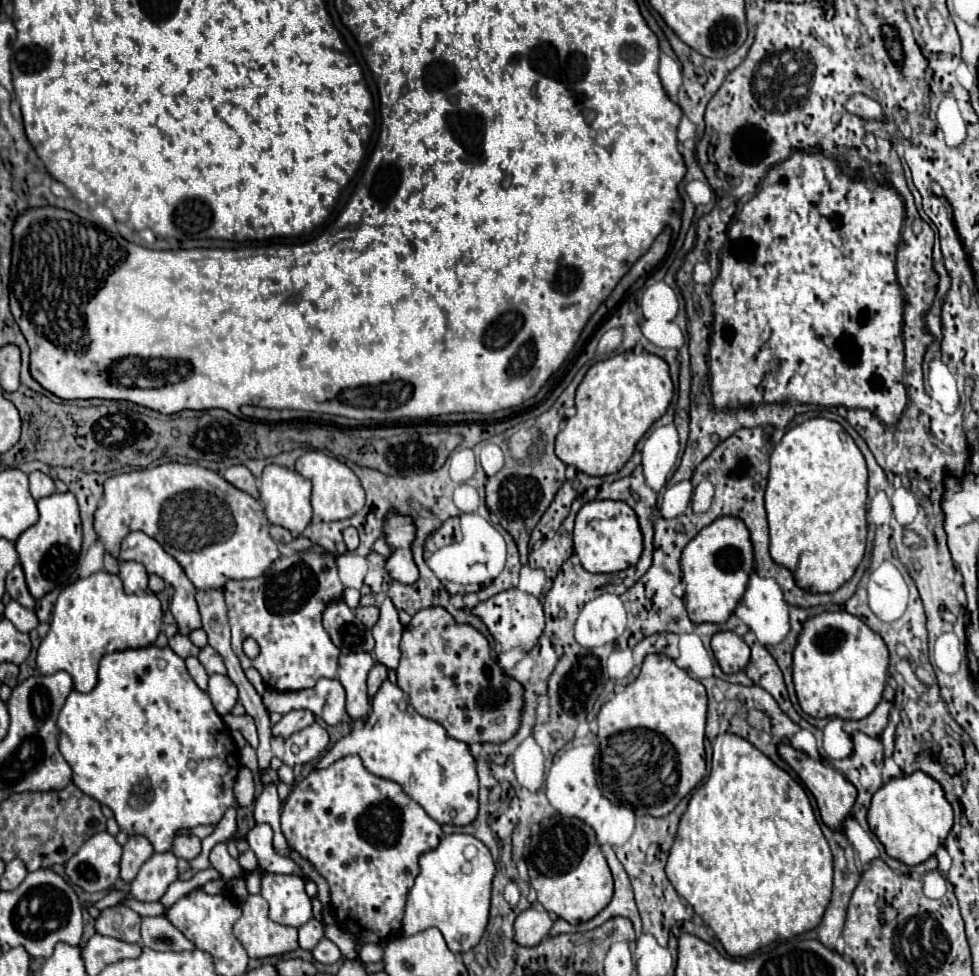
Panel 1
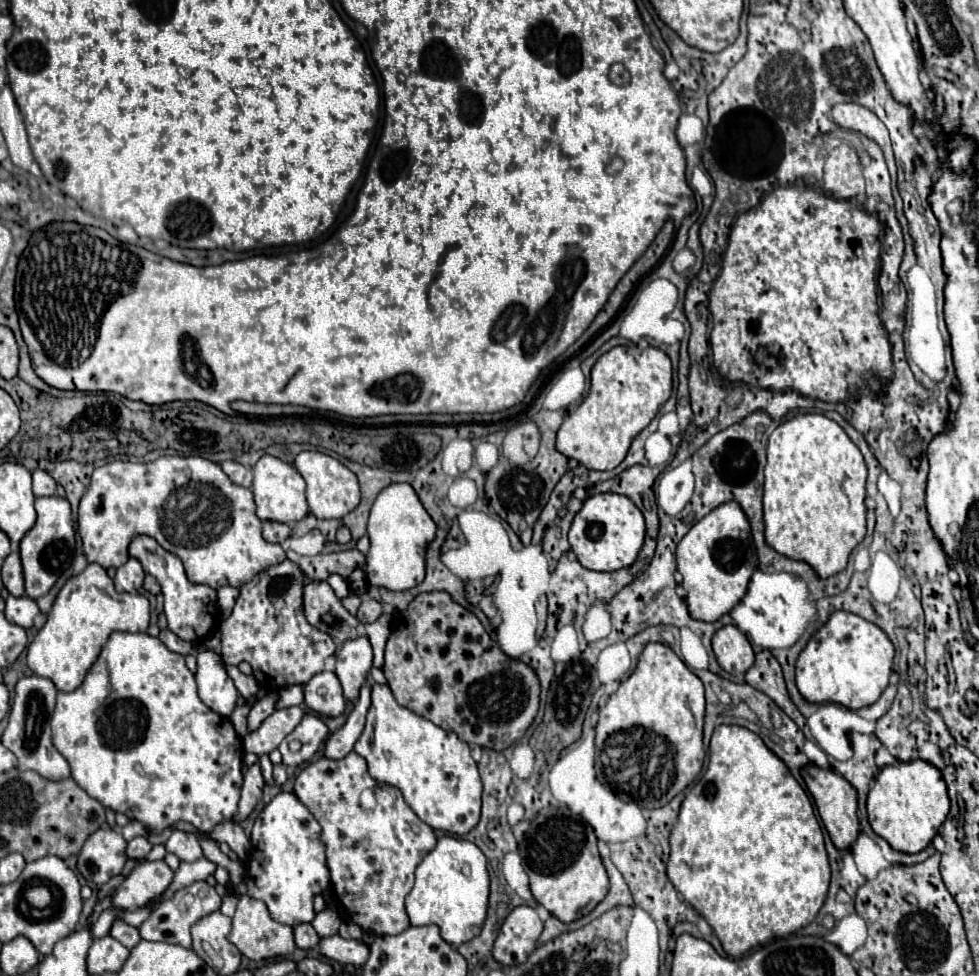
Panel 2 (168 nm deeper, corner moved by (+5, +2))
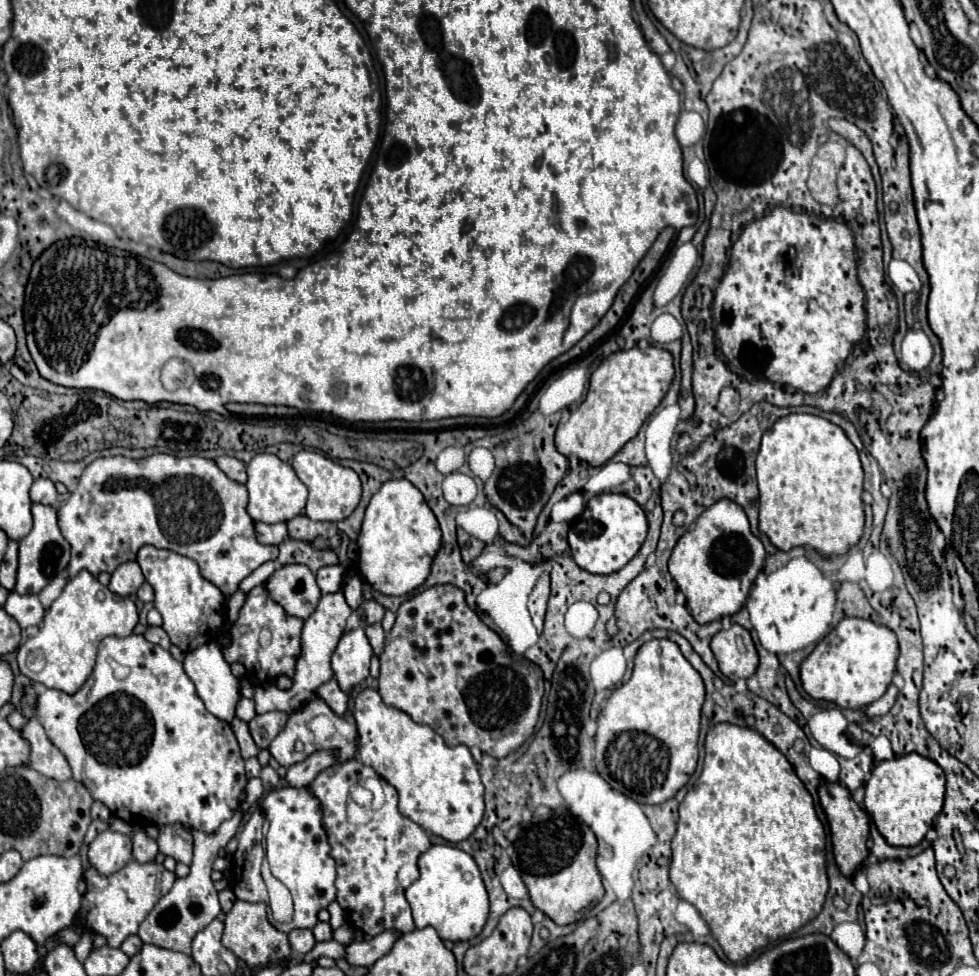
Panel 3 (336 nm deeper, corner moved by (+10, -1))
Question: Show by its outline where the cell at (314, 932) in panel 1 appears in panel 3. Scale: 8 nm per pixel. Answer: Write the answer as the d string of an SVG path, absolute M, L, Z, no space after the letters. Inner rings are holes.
M296 928L296 930L292 930L292 932L288 934L288 938L290 938L290 946L292 946L292 950L298 952L298 954L306 954L306 952L310 952L310 950L314 948L314 944L316 944L316 940L314 940L314 936L312 936L312 930Z

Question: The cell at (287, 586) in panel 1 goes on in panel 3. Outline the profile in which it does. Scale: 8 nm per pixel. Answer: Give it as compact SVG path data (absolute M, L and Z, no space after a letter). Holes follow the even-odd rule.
M260 584L246 594L236 622L224 630L224 634L230 638L230 644L222 646L224 660L228 664L244 664L248 672L246 678L252 680L254 686L274 684L278 676L294 678L296 662L302 654L302 626L304 620L288 616L284 608L270 598L266 584Z

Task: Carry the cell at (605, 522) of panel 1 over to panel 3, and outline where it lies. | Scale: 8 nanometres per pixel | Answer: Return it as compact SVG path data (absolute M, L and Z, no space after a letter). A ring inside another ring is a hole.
M598 494L594 496L584 512L570 522L568 544L574 562L592 574L612 574L624 568L640 550L646 540L648 522L644 510L626 494Z

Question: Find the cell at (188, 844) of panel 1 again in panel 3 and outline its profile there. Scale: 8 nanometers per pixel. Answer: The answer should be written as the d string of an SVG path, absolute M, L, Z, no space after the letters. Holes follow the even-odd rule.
M170 824L160 828L158 848L164 856L172 856L176 862L192 864L192 836L180 824Z

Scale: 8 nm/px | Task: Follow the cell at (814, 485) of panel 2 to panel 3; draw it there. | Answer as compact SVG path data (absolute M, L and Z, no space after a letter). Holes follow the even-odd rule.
M790 414L764 432L762 446L756 458L758 488L760 488L760 532L764 532L778 550L806 546L824 558L842 556L850 544L858 544L864 532L864 502L862 502L862 464L854 444L844 436L844 430L816 414Z

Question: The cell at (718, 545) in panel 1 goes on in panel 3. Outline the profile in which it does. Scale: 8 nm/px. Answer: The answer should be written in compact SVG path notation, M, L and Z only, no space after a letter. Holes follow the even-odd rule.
M718 500L678 540L668 560L668 570L686 596L686 606L698 624L736 614L748 598L752 580L764 564L764 546L750 532L744 510L732 500Z

